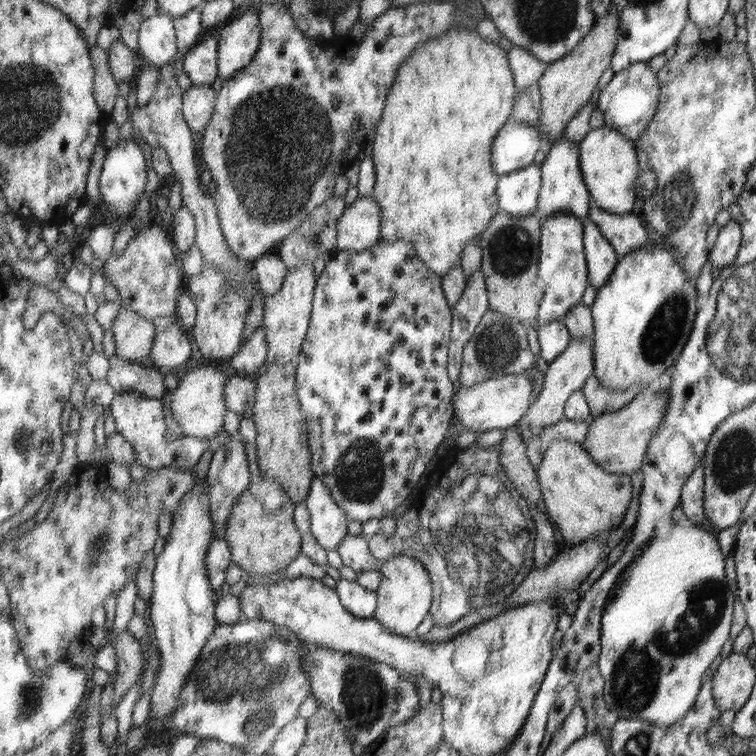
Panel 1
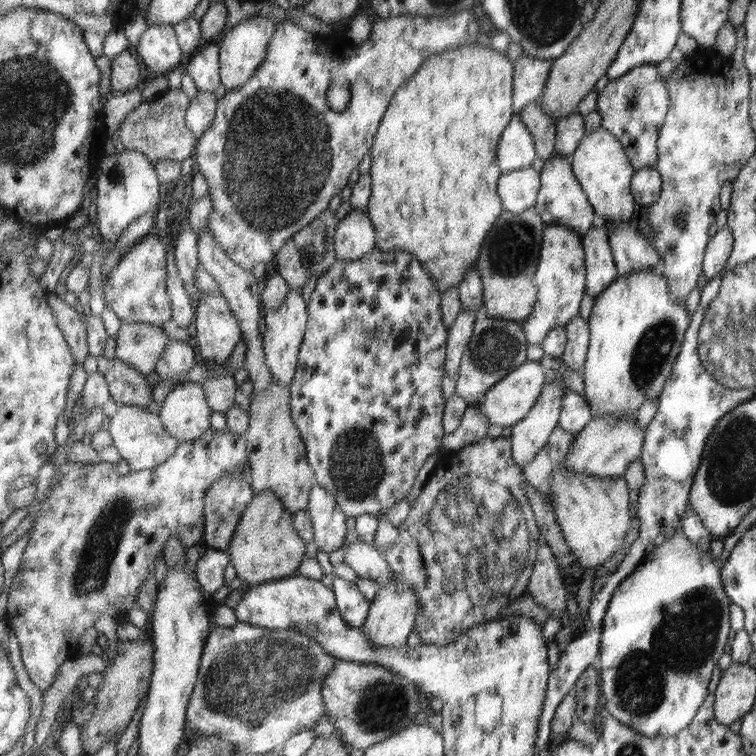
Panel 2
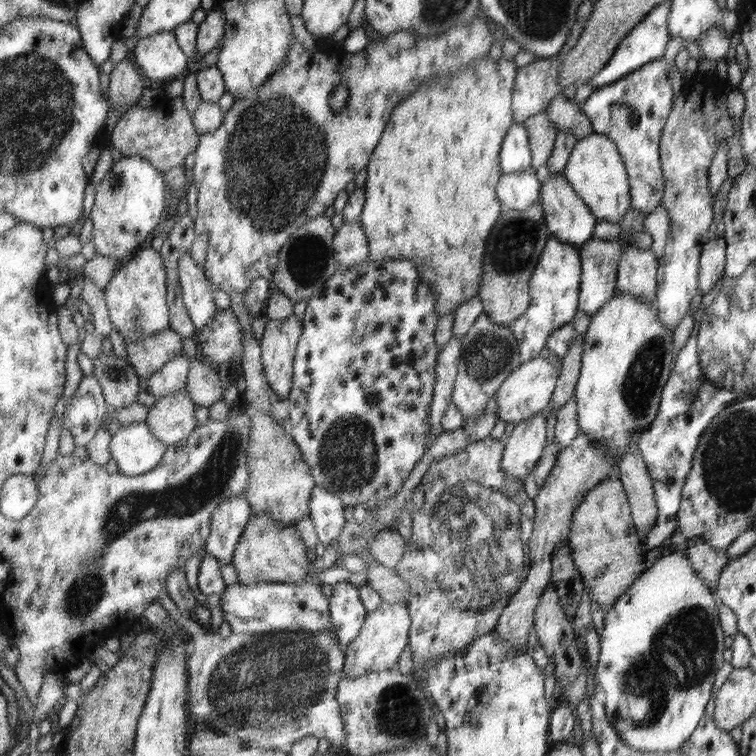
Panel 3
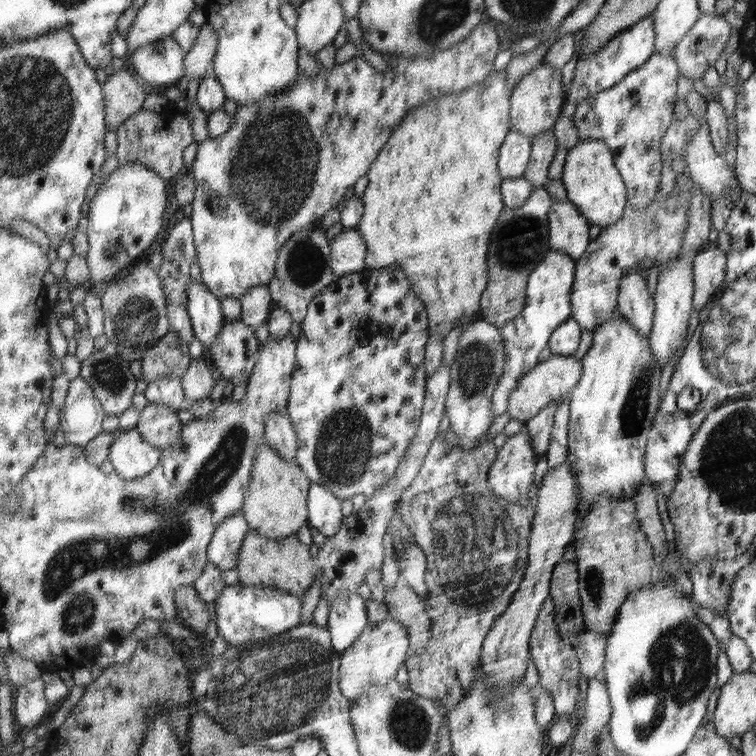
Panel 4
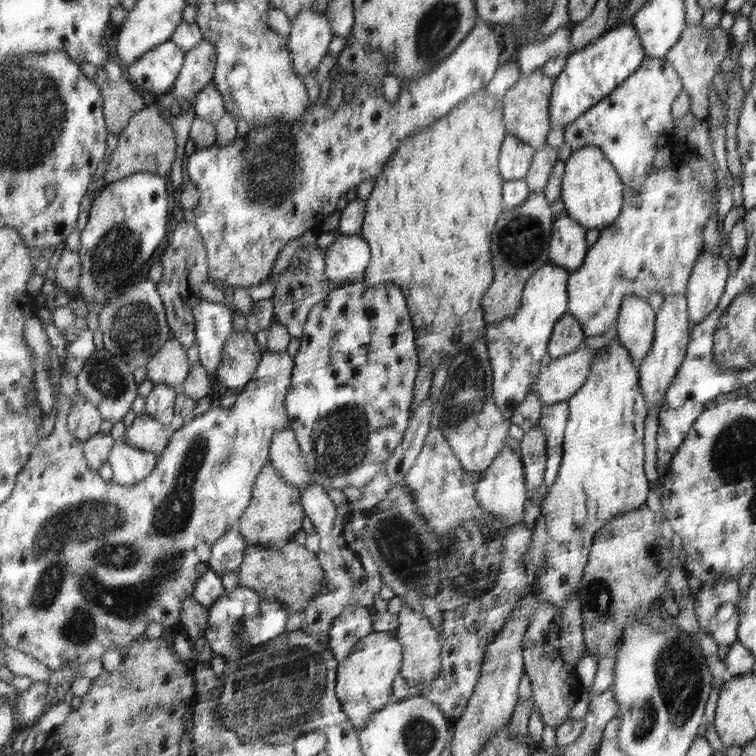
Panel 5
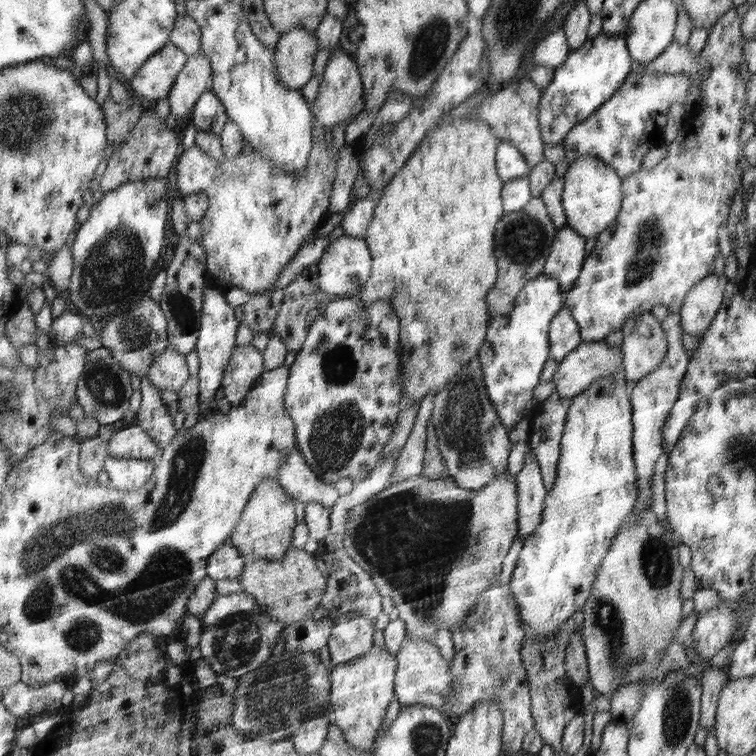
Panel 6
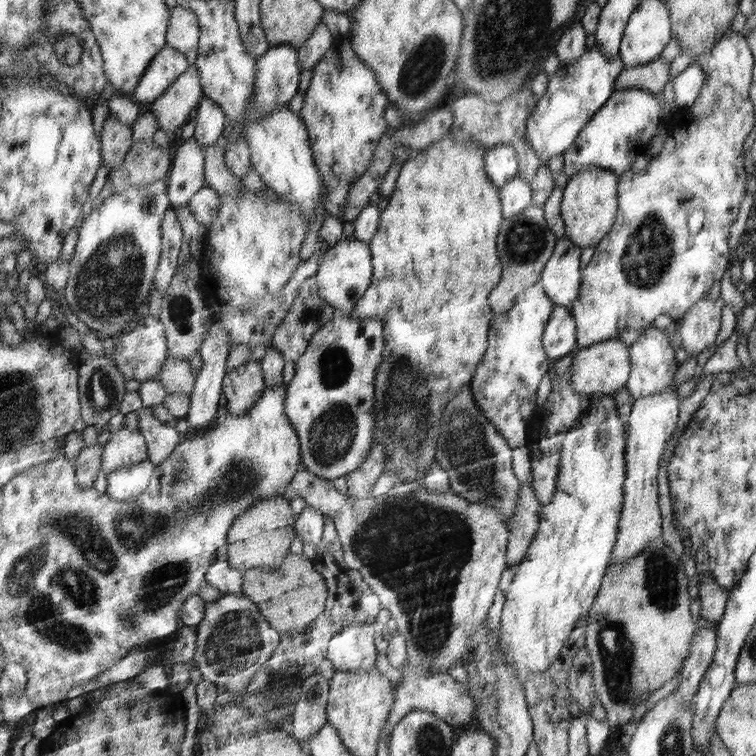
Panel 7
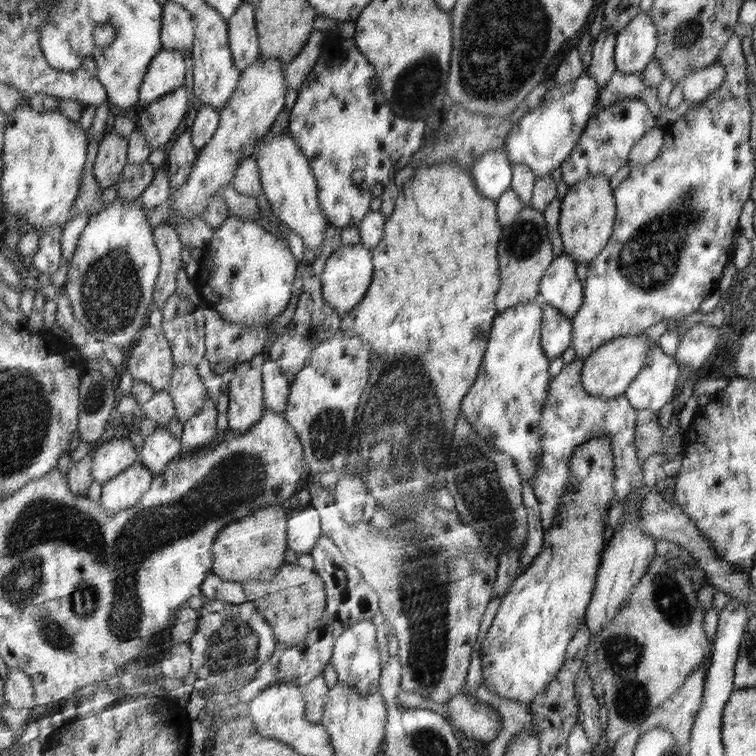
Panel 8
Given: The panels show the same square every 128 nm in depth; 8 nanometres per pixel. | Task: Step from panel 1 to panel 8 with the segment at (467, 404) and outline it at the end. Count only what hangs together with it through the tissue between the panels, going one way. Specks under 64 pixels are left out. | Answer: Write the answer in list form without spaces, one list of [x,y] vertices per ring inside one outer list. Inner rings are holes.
[[[644,336],[619,337],[609,341],[586,359],[583,366],[583,386],[589,394],[608,399],[625,395],[637,375],[643,371],[651,342]]]

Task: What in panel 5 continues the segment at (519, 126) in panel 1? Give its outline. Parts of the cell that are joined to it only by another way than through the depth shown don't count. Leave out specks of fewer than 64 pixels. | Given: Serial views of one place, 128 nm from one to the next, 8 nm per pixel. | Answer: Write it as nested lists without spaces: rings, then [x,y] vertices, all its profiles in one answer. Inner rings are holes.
[[[508,134],[500,151],[500,171],[505,182],[524,179],[532,167],[535,153],[531,145]]]

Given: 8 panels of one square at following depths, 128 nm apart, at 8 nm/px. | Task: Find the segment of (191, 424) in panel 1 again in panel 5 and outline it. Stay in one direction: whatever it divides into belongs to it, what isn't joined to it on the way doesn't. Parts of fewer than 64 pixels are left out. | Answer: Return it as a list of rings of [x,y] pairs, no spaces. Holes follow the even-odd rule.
[[[143,410],[137,415],[133,426],[126,429],[124,436],[127,443],[160,455],[167,448],[173,433],[170,433],[168,426]]]

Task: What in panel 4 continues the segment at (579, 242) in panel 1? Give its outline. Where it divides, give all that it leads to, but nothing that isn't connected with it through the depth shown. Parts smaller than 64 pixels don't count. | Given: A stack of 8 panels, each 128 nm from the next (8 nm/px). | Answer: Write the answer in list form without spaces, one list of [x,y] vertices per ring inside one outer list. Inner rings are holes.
[[[552,248],[543,262],[530,274],[524,312],[502,328],[508,360],[493,395],[495,416],[509,412],[509,397],[519,381],[540,364],[539,356],[545,348],[550,347],[551,337],[574,316],[572,298],[576,271],[577,264],[571,255]]]

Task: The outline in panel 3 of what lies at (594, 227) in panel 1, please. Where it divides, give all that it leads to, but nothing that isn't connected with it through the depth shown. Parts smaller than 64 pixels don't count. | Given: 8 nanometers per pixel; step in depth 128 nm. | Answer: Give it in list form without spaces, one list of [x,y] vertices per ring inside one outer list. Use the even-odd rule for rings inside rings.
[[[594,237],[581,247],[582,294],[580,310],[589,317],[597,315],[618,289],[619,259],[623,255],[623,240],[602,240]]]

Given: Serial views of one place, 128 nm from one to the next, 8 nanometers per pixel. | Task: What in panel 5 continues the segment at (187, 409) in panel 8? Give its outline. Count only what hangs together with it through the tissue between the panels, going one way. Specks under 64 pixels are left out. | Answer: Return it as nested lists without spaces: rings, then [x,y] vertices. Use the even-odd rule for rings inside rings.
[[[171,335],[165,344],[147,363],[147,378],[153,385],[181,386],[191,373],[192,366],[187,350],[179,339]]]

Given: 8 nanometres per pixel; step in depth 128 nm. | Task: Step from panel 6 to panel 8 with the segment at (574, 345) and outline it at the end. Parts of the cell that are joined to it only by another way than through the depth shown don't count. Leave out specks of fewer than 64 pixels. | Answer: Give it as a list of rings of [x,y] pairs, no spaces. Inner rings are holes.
[[[542,300],[543,323],[542,323],[542,346],[546,356],[553,360],[562,357],[567,348],[572,347],[574,337],[574,324],[558,308],[546,304]]]

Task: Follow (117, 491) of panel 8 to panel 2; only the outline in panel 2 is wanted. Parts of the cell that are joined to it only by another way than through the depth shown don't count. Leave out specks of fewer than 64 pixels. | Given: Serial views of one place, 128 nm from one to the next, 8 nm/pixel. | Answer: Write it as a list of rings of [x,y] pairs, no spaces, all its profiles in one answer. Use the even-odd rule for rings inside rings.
[[[119,405],[119,410],[109,422],[109,432],[113,443],[117,445],[123,459],[129,464],[130,470],[151,470],[167,462],[179,450],[179,440],[174,438],[167,430],[159,413],[149,412],[145,406]]]

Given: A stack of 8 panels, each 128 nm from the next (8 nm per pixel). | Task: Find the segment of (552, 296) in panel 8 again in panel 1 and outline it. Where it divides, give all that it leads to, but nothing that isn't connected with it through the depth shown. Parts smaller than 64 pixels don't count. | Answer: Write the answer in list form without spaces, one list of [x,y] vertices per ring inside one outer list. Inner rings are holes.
[[[565,139],[554,142],[541,166],[542,187],[539,198],[538,212],[544,218],[553,213],[569,213],[585,221],[590,217],[591,203],[593,202],[589,187],[581,168],[579,156],[579,141]]]

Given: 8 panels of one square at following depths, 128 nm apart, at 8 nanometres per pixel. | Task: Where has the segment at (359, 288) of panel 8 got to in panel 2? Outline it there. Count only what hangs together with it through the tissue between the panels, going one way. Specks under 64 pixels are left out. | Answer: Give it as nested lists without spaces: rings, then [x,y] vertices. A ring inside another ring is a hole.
[[[353,209],[351,214],[340,220],[334,245],[337,258],[357,260],[377,247],[377,231],[367,210]]]

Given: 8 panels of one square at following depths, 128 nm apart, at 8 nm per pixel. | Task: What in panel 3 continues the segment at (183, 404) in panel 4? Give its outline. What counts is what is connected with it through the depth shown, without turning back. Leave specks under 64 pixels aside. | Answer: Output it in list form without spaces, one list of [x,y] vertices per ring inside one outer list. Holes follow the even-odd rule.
[[[183,354],[167,362],[162,370],[148,380],[147,392],[155,398],[163,398],[163,396],[185,389],[194,360],[187,354]]]

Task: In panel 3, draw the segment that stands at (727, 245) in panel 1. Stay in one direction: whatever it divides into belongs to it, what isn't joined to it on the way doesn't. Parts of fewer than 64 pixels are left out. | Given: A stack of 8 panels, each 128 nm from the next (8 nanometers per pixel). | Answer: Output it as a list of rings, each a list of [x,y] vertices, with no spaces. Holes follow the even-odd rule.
[[[716,235],[707,241],[700,261],[700,290],[703,295],[711,292],[725,276],[727,239]]]

